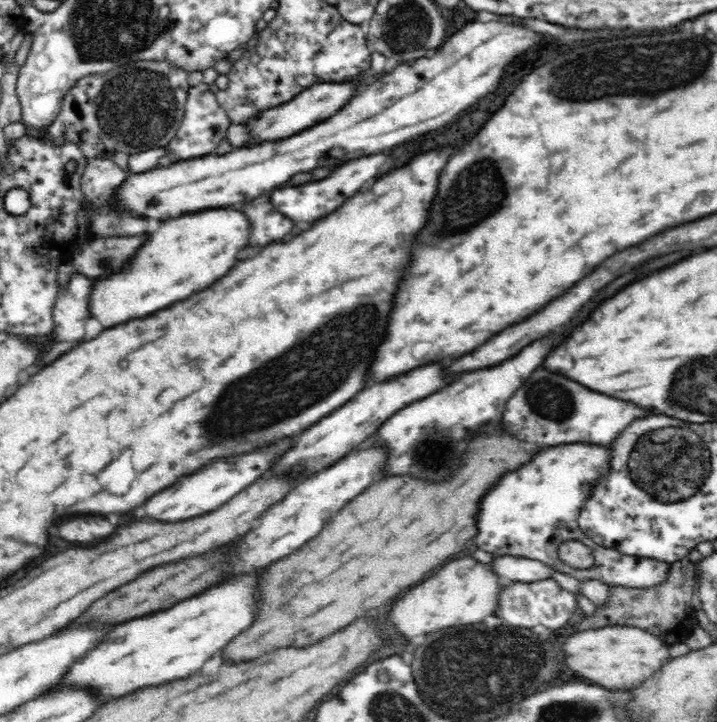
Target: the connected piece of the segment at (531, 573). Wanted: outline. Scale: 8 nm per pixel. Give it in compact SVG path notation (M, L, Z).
M493 555L489 566L503 581L537 581L552 579L553 569L539 560L514 555Z

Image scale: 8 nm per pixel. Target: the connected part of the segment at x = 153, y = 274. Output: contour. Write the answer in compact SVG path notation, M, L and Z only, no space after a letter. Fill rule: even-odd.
M216 208L164 220L120 274L96 278L90 312L104 328L110 328L110 324L168 308L172 302L184 300L226 276L238 262L236 256L248 244L248 238L250 222L240 210Z

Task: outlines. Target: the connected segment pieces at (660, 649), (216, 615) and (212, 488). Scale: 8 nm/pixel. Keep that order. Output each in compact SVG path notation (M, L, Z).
M606 625L602 628L582 630L566 640L566 666L578 676L590 680L607 691L622 690L649 679L656 670L664 667L671 659L670 648L658 638L658 634L630 625Z
M256 574L238 576L230 580L230 584L222 584L202 596L178 602L170 610L111 626L102 641L74 661L63 676L43 693L69 686L91 690L91 694L112 701L141 688L158 686L192 674L204 660L214 656L222 644L228 644L246 628L246 624L250 624L250 620L254 620L254 616L250 616L250 612L254 612L254 608L250 608L250 588L256 586L254 582Z
M266 446L262 450L244 454L234 460L214 460L214 464L208 464L206 468L198 470L194 476L186 476L178 480L172 488L162 490L152 498L148 498L144 504L144 518L172 523L212 512L214 508L220 508L222 504L226 504L226 500L230 500L244 487L258 480L271 467L270 460L274 460L278 452L282 452L282 448Z

